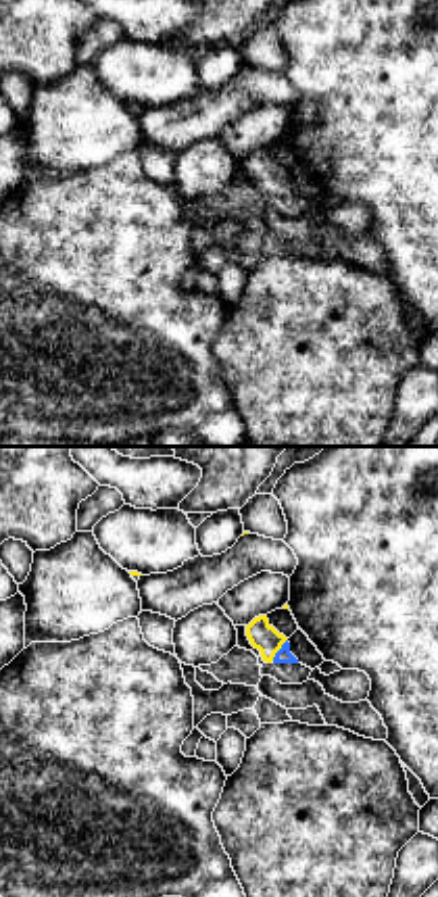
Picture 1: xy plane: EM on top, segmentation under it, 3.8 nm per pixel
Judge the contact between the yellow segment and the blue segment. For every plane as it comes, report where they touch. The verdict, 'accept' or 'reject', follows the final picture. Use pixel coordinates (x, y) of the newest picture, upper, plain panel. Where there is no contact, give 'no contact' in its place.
(280, 180)

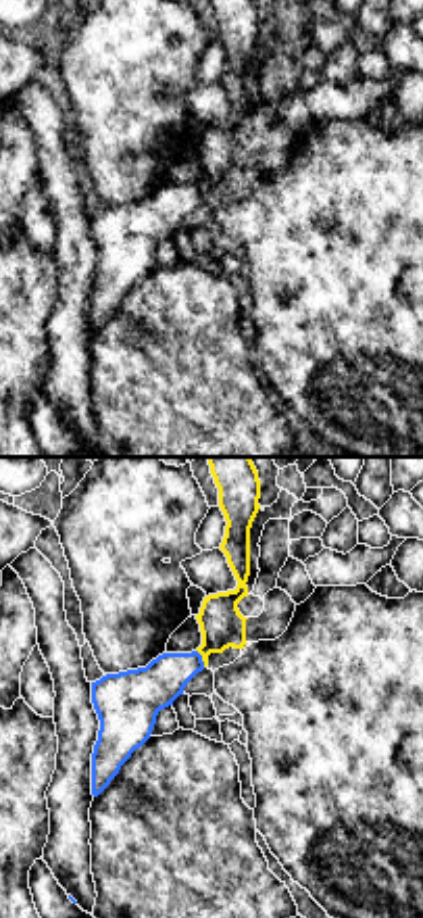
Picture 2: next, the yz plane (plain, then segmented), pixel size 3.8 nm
(203, 190)

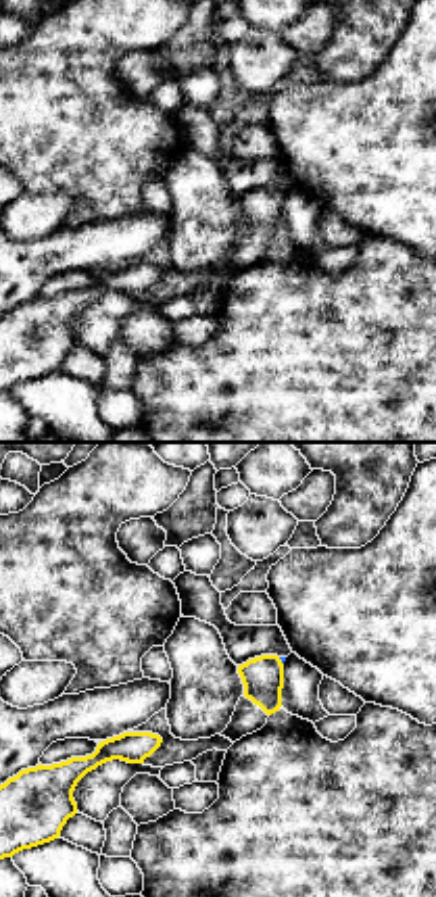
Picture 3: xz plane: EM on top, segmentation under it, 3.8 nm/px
(280, 195)

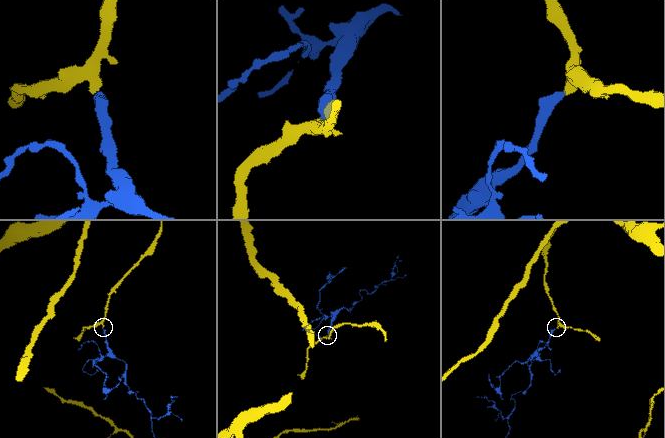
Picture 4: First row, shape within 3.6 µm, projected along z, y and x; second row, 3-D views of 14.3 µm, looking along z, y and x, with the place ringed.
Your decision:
accept

